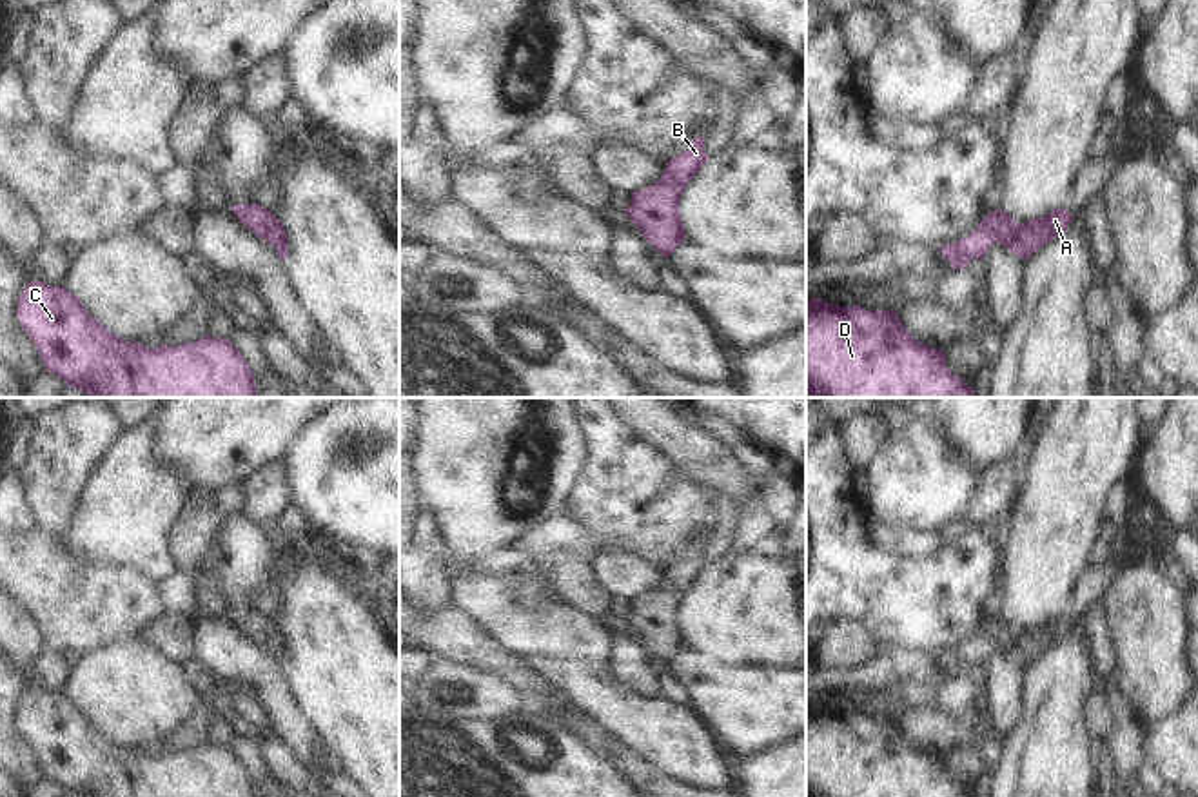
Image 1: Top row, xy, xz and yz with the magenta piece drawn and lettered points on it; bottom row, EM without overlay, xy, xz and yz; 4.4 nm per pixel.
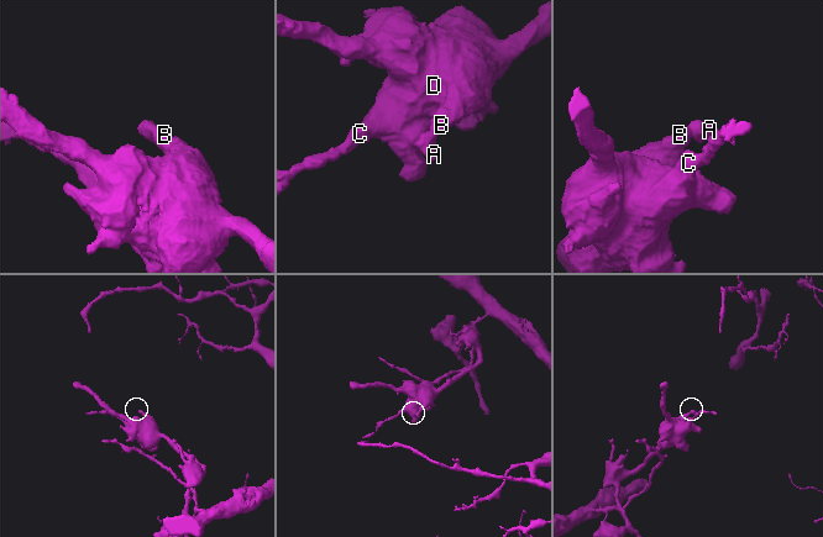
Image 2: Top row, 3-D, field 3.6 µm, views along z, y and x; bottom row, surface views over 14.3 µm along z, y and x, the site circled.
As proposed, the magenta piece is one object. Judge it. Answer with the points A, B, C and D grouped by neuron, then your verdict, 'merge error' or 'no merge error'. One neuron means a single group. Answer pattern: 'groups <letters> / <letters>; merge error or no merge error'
groups A B C D; no merge error

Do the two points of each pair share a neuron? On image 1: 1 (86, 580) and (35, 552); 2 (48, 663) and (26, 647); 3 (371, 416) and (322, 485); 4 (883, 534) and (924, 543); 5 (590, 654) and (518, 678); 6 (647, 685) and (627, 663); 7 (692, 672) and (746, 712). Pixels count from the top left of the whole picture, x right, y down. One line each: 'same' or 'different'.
1: same
2: different
3: same
4: same
5: different
6: same
7: same

